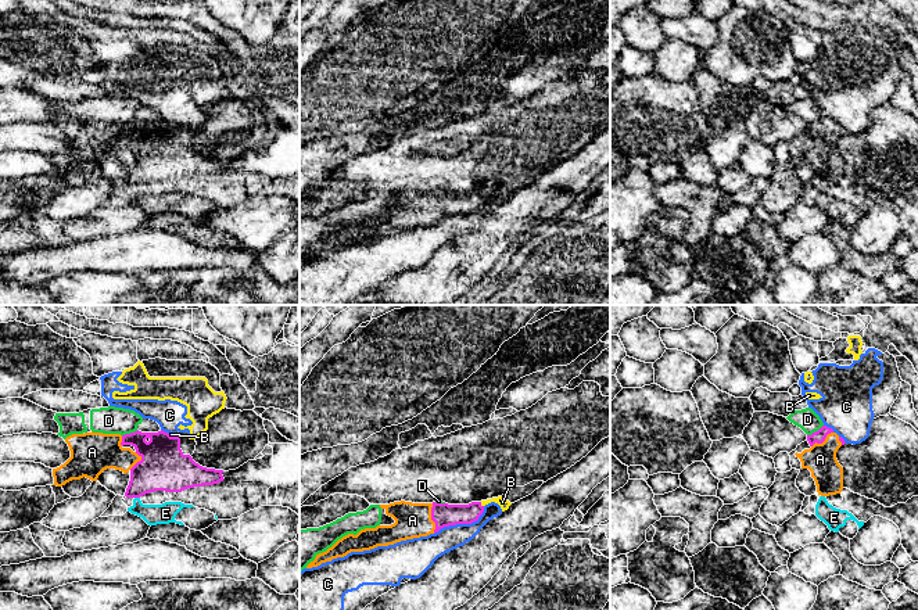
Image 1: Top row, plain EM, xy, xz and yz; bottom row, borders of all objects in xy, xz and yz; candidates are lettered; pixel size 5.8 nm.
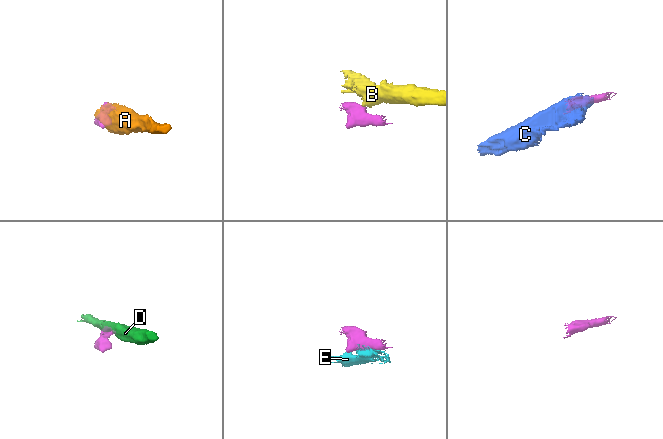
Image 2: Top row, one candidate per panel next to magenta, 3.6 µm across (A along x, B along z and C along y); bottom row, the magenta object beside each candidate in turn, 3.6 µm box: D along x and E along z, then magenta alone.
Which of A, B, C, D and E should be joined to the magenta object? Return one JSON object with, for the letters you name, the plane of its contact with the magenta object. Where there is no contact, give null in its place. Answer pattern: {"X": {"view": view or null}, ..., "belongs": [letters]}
{"A": {"view": "xz"}, "belongs": ["A"]}

